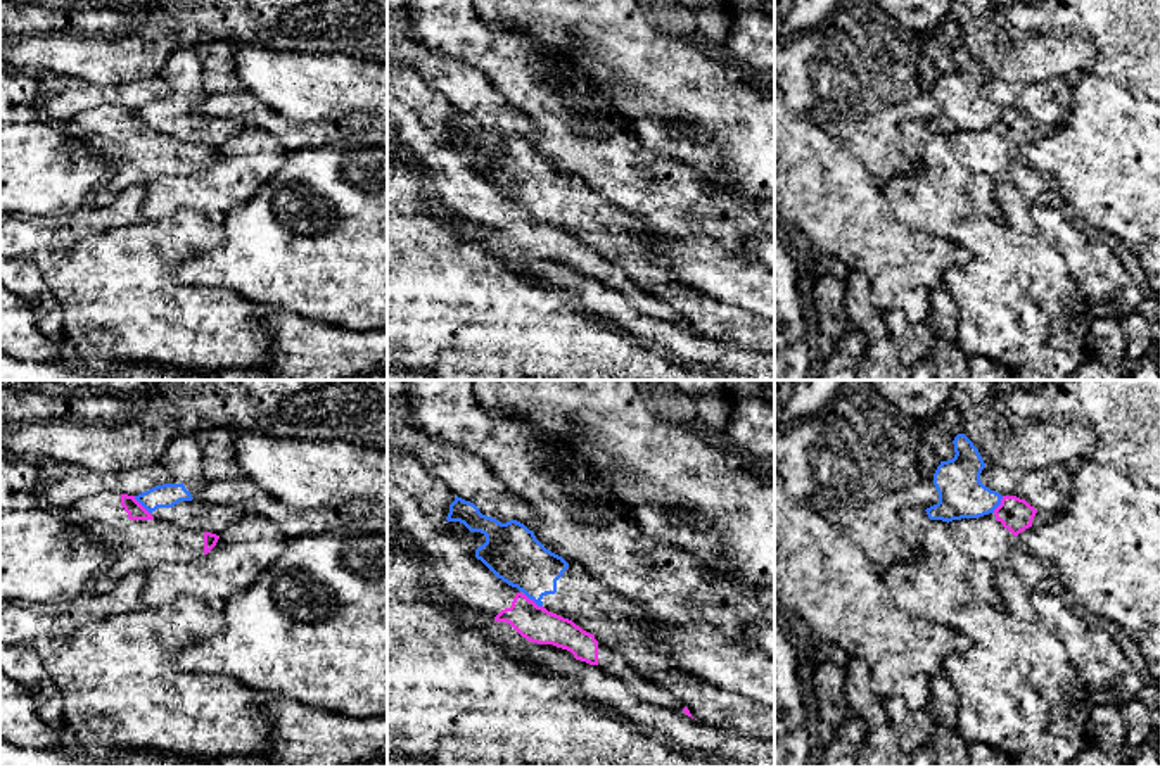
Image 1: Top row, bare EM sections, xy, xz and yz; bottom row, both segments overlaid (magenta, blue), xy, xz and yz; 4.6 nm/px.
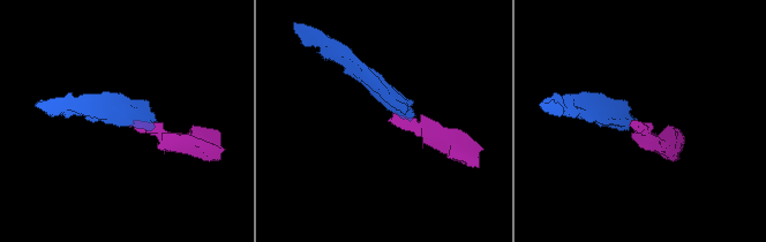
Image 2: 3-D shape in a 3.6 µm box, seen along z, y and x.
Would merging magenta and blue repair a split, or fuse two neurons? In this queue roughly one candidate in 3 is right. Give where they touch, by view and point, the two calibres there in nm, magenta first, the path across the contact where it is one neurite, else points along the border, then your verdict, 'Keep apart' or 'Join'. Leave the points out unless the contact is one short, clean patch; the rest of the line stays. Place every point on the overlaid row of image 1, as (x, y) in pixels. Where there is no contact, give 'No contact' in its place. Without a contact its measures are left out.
Touches magenta at xz (531, 600). Thickness 170 nm (magenta) against 260 nm. Boundary: xz (524, 593), (541, 607). Keep apart

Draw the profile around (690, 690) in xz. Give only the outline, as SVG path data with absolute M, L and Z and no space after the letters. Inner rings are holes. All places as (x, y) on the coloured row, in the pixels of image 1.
M629 658L629 667L645 681L679 698L693 719L712 726L728 726L749 738L774 739L774 707L762 707L755 700L716 688L692 674L664 667L657 658Z

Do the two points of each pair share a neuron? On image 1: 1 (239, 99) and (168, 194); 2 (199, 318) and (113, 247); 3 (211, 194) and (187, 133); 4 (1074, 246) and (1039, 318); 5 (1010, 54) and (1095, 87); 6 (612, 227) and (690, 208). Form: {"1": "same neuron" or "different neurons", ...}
{"1": "different neurons", "2": "same neuron", "3": "different neurons", "4": "different neurons", "5": "different neurons", "6": "different neurons"}

